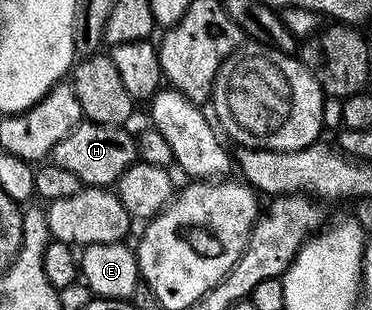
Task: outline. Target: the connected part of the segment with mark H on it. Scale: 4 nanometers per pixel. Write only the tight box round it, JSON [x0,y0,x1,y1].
[51,121,138,188]

